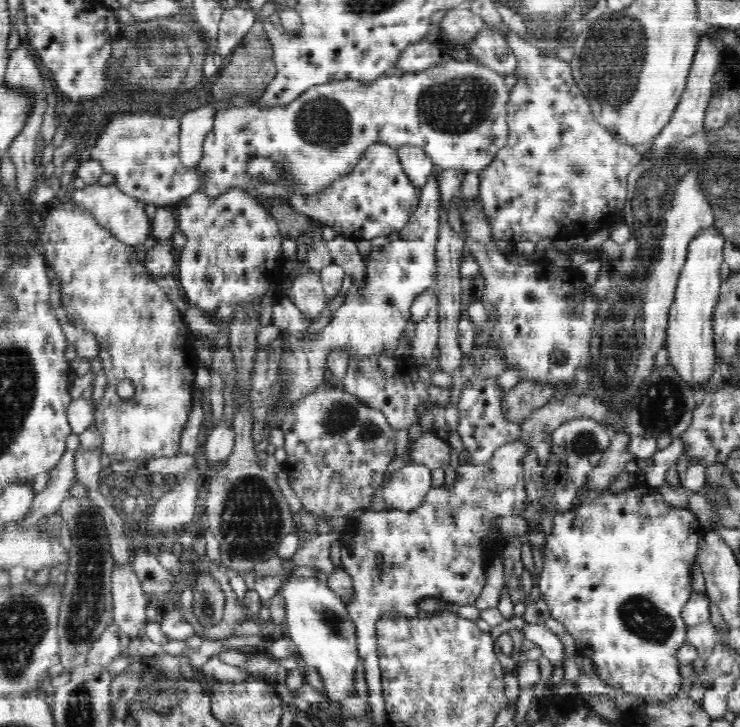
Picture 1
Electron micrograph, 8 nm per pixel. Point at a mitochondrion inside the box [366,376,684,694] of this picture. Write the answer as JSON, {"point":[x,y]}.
{"point":[638,615]}

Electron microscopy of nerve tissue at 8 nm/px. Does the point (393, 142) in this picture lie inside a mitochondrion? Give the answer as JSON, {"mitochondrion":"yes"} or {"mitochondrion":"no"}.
{"mitochondrion":"no"}

